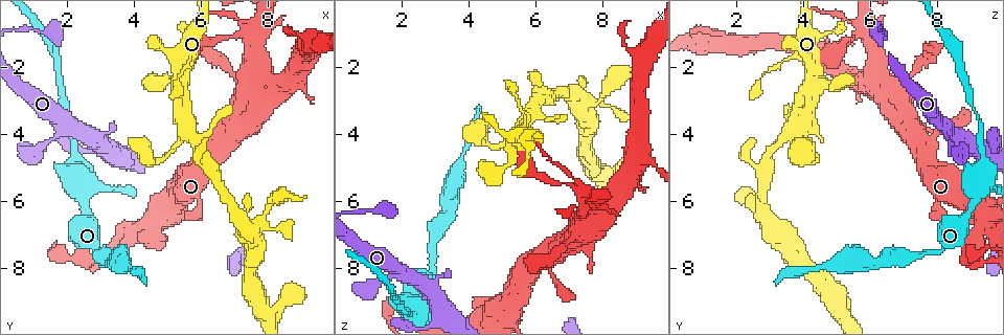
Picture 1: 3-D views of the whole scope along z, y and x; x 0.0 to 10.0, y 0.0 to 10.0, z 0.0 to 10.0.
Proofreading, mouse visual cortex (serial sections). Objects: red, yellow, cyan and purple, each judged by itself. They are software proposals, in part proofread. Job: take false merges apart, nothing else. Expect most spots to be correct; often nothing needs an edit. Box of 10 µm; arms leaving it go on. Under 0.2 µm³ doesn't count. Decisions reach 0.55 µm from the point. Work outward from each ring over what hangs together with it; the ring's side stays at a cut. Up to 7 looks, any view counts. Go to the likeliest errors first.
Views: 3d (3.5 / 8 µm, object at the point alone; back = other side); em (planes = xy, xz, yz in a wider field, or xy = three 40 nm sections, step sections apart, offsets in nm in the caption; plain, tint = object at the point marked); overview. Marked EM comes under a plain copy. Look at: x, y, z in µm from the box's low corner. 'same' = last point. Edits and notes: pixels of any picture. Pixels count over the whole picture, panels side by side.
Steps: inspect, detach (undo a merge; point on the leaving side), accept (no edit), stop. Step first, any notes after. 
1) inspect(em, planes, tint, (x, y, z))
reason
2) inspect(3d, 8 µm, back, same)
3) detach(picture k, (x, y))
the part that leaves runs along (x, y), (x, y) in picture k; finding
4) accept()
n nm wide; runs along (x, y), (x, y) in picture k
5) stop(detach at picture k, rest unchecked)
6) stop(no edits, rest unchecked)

inspect(3d, 3.5 µm, (2.70, 5.50, 9.30))
abrupt turn

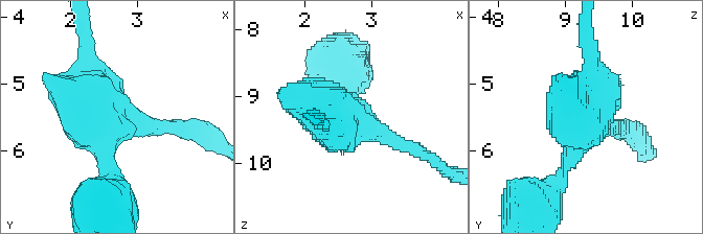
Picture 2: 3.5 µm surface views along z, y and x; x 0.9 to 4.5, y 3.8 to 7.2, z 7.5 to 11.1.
inspect(em, xy, step 5, tint, same)

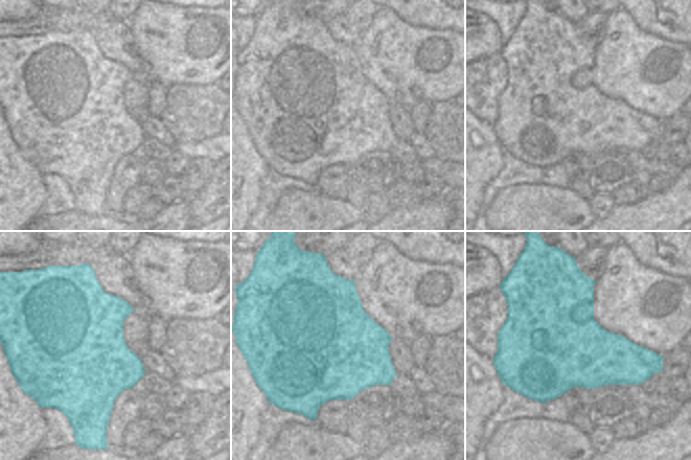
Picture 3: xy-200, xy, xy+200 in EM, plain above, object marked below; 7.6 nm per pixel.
accept()
runs along (556, 184), (572, 158), (593, 55) in picture 2; one cell here

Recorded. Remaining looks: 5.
inspect(3d, 8 µm, (2.90, 7.70, 7.25))

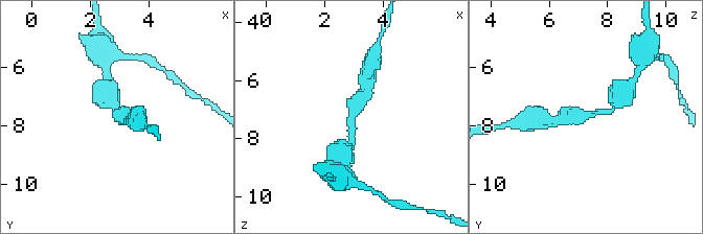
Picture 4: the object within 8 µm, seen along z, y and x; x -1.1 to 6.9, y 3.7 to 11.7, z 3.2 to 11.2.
inspect(em, xy, step 5, tint, same)
arms of 200, 500 nm

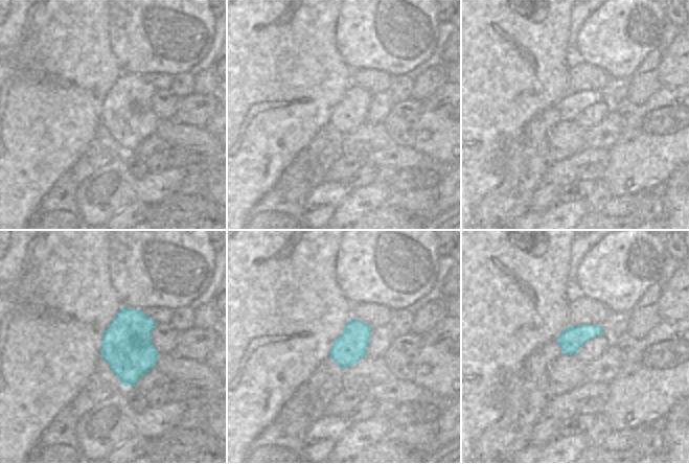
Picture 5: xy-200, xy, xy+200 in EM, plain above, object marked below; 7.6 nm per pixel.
accept()
runs along (349, 145), (354, 109), (365, 91) in picture 4; one cell here

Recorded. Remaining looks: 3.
inspect(3d, 8 µm, (2.05, 3.60, 8.05))
arms part here

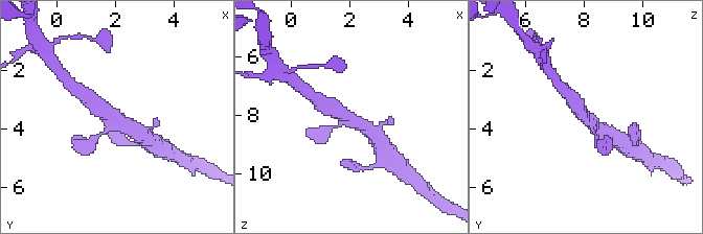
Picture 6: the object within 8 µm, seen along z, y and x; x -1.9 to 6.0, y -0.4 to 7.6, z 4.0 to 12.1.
inspect(em, xy, step 1, tint, same)
shape alone is not enough

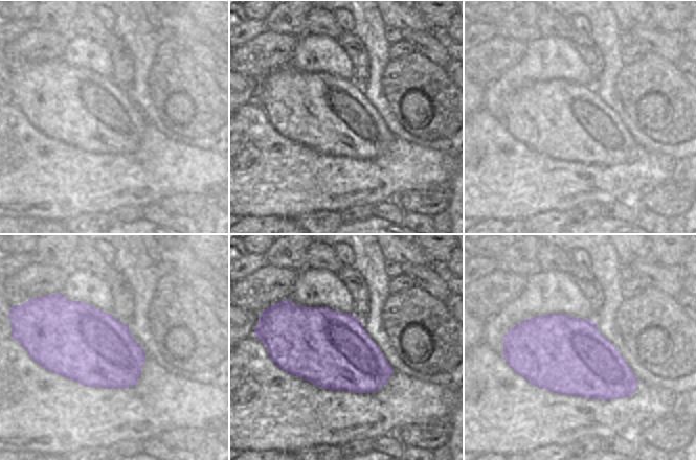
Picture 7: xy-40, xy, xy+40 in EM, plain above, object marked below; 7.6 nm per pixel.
accept()
runs along (94, 101), (99, 108), (139, 132) in picture 6; continuous, no second cell

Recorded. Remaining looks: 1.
stop(no edits, rest unchecked)

